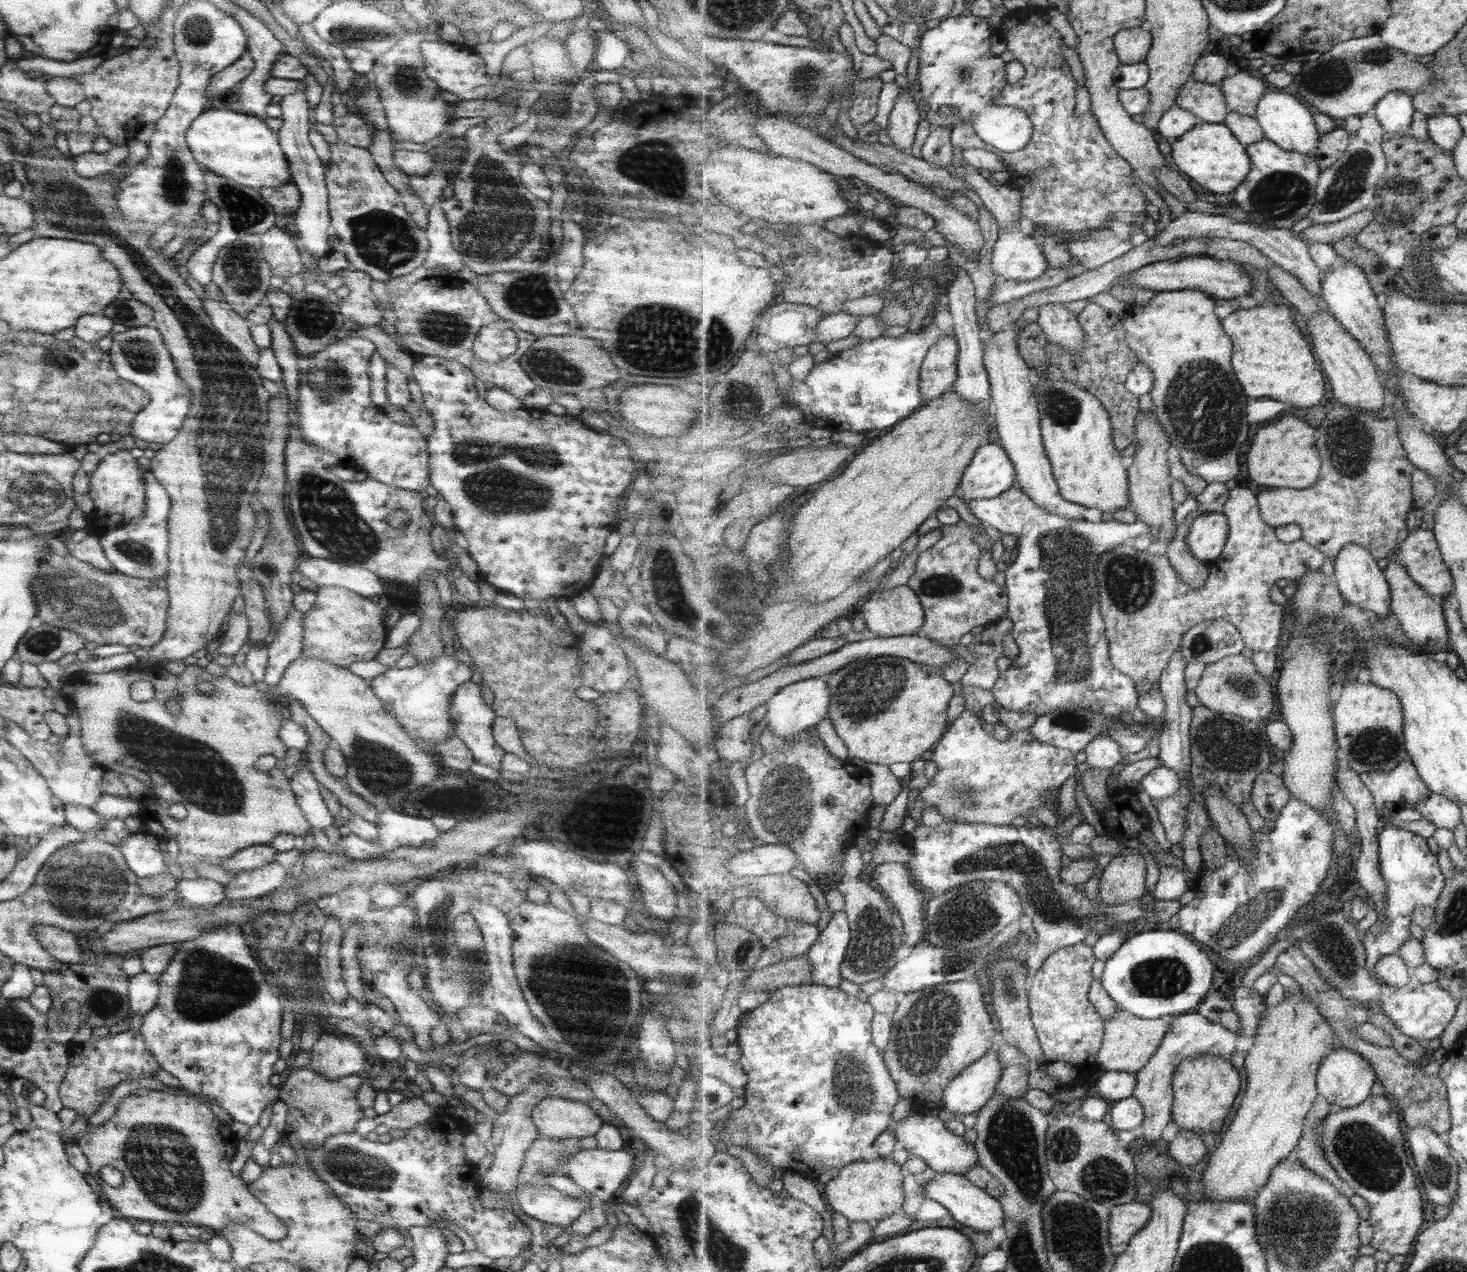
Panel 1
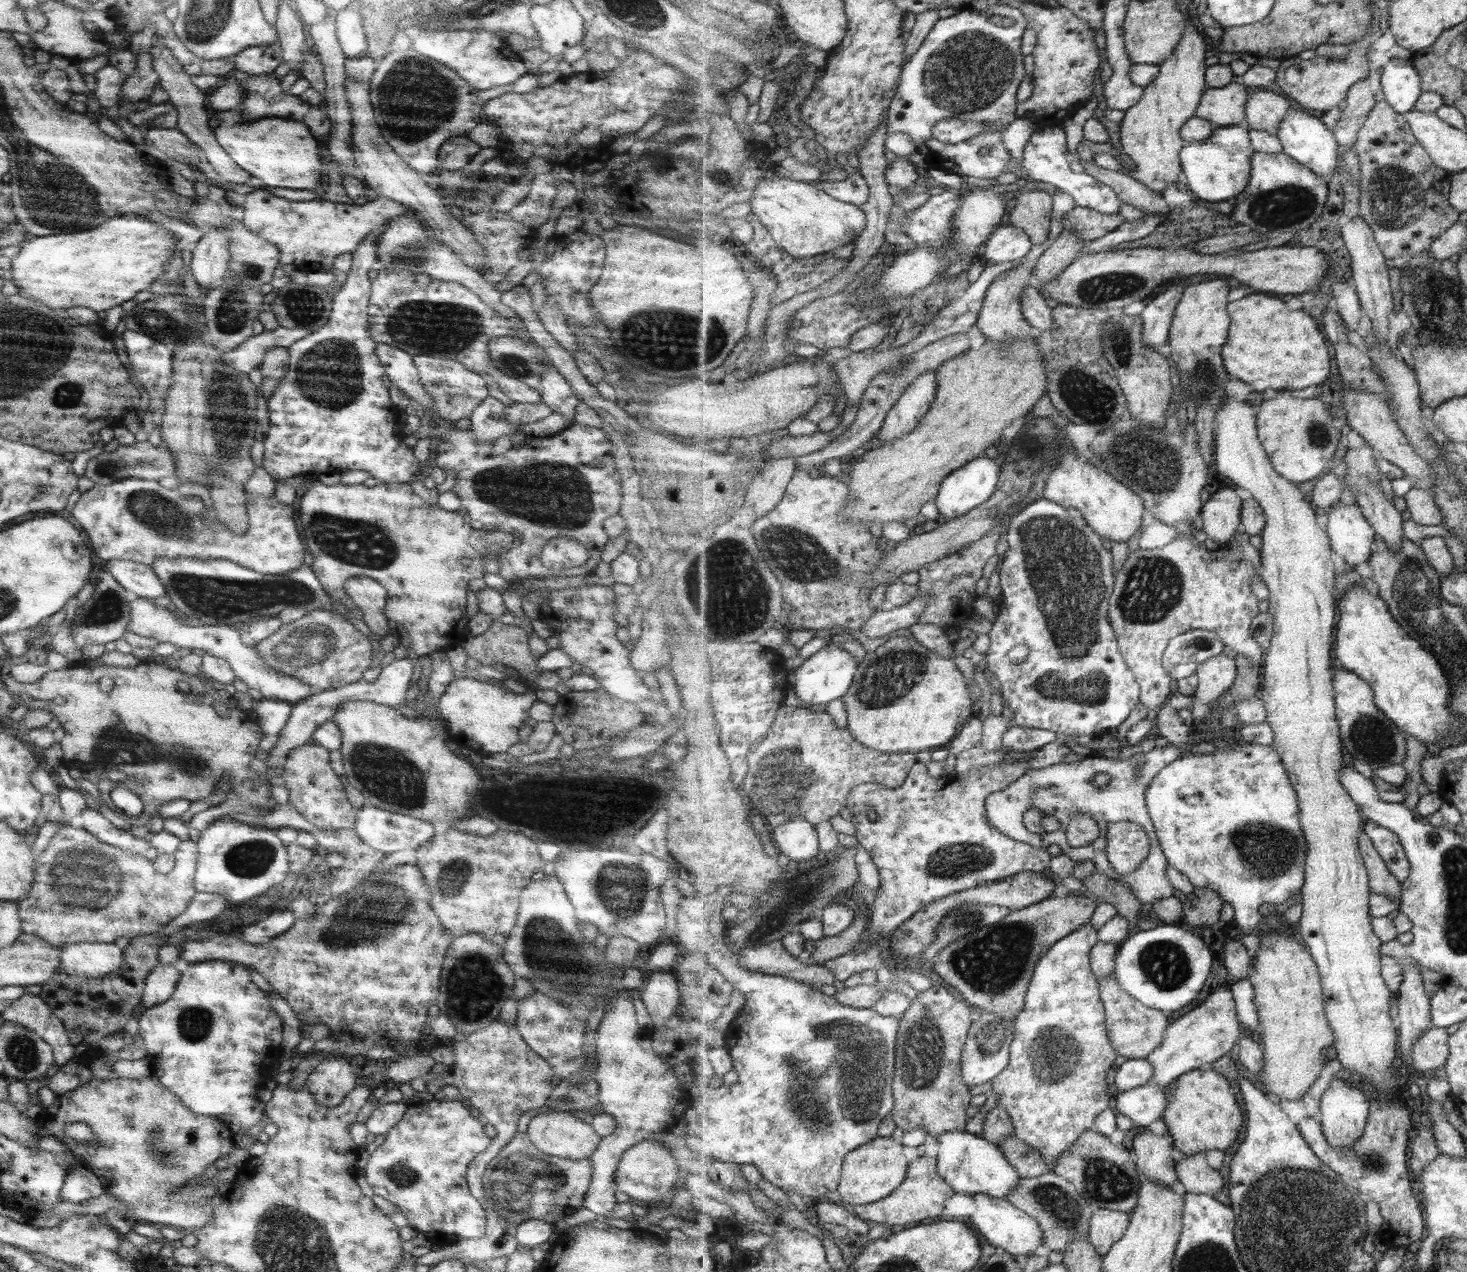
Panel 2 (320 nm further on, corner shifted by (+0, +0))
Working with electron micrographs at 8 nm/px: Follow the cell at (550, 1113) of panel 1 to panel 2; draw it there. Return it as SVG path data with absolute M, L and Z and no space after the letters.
M553 1110L534 1115L524 1133L530 1143L543 1154L567 1160L589 1158L600 1139L600 1136L588 1125L587 1120L579 1120L565 1110Z

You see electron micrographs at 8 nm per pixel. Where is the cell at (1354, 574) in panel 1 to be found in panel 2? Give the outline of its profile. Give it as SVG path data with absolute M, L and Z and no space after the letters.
M1341 500L1331 509L1325 529L1335 553L1339 553L1354 569L1368 562L1377 534L1359 503Z

